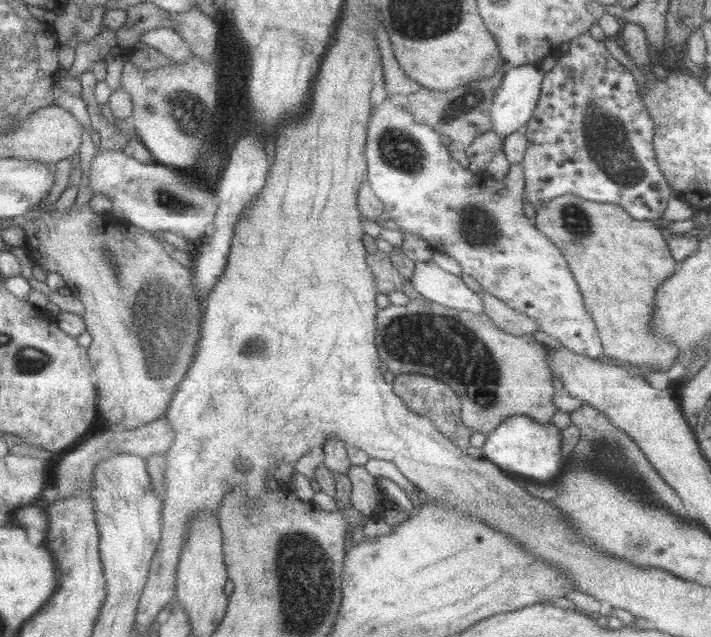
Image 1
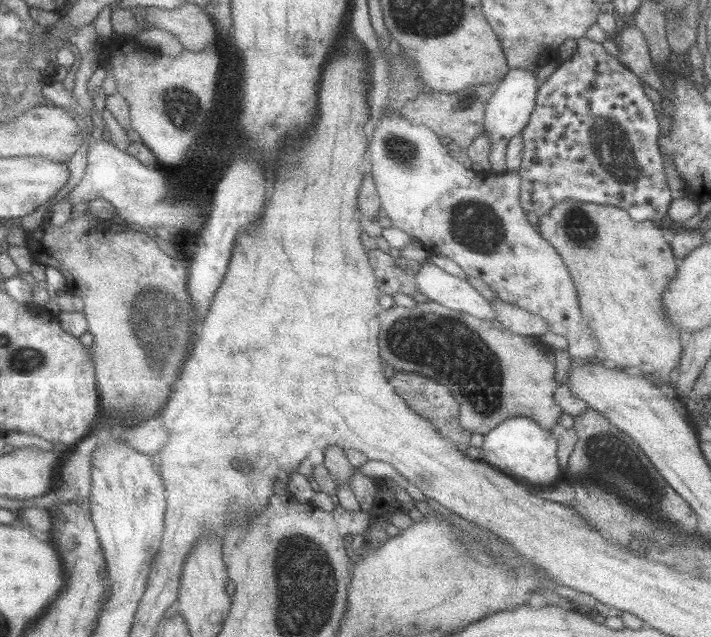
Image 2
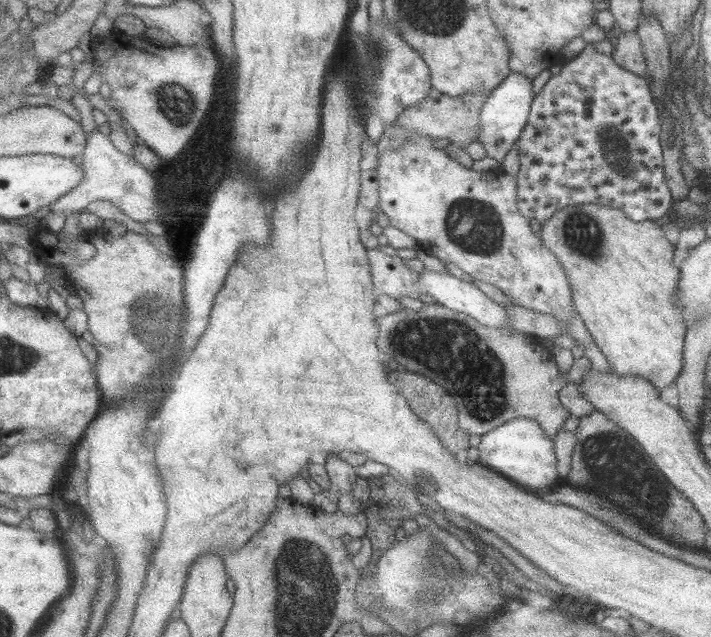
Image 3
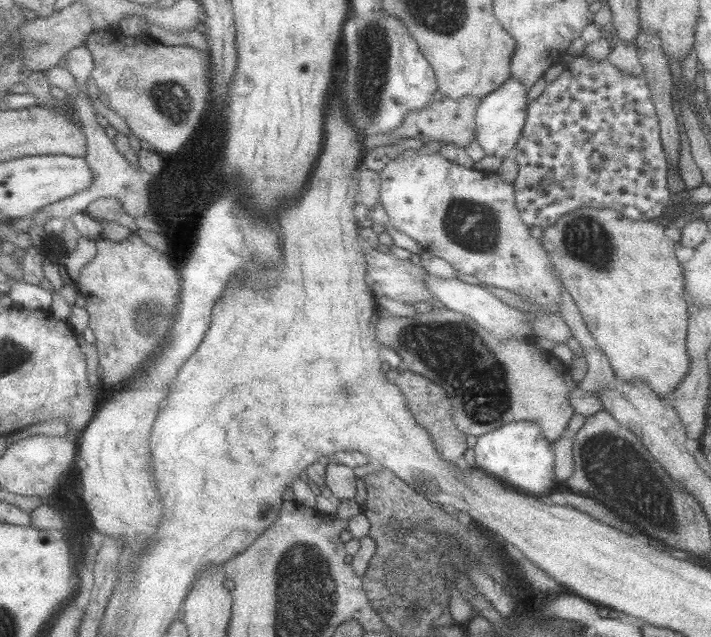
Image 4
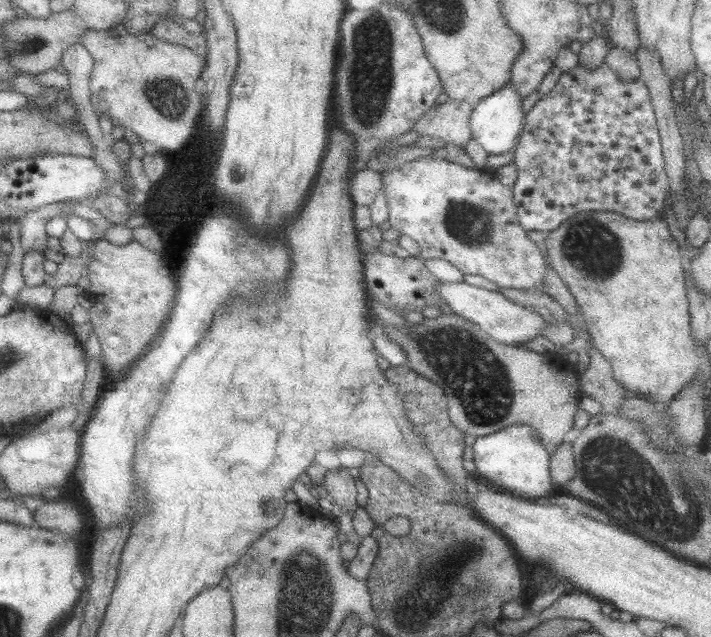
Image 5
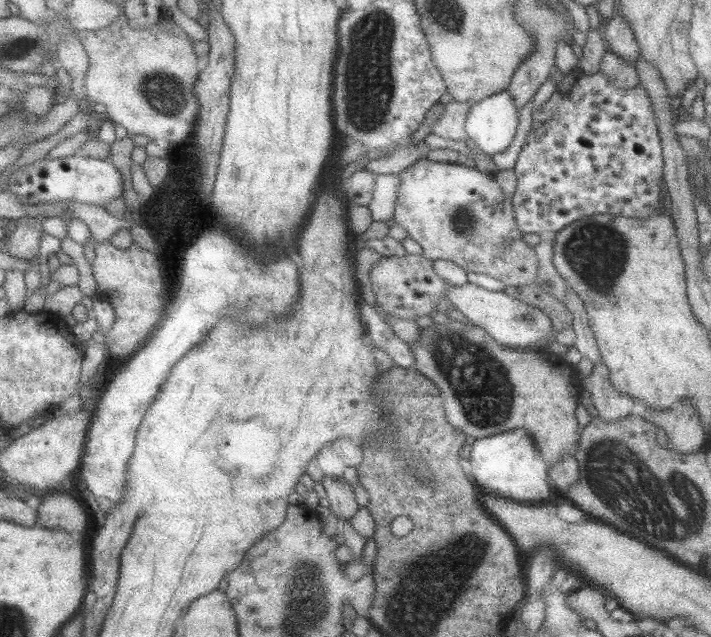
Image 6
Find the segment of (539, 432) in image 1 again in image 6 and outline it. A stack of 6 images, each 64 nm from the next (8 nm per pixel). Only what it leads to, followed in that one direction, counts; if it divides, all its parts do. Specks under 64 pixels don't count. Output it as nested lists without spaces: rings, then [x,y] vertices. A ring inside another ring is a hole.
[[[522,428],[476,439],[472,444],[469,461],[472,466],[470,476],[474,478],[474,483],[478,485],[481,494],[512,498],[518,502],[550,500],[552,484],[549,481],[549,465],[532,436]]]

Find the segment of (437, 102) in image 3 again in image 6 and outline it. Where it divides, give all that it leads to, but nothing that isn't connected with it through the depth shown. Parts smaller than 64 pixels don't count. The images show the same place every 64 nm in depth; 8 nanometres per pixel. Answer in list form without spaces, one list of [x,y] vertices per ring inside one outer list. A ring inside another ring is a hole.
[[[451,101],[444,106],[438,120],[431,126],[431,133],[440,138],[450,138],[458,142],[468,140],[466,119],[471,106],[469,103]]]

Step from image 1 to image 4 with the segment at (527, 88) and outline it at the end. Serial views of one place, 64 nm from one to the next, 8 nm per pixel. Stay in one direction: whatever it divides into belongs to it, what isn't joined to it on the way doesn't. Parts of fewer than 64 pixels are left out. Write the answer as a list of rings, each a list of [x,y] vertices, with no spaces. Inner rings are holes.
[[[511,76],[500,88],[487,94],[478,105],[475,139],[488,156],[505,159],[507,156],[513,155],[528,116],[527,93],[526,87]]]

